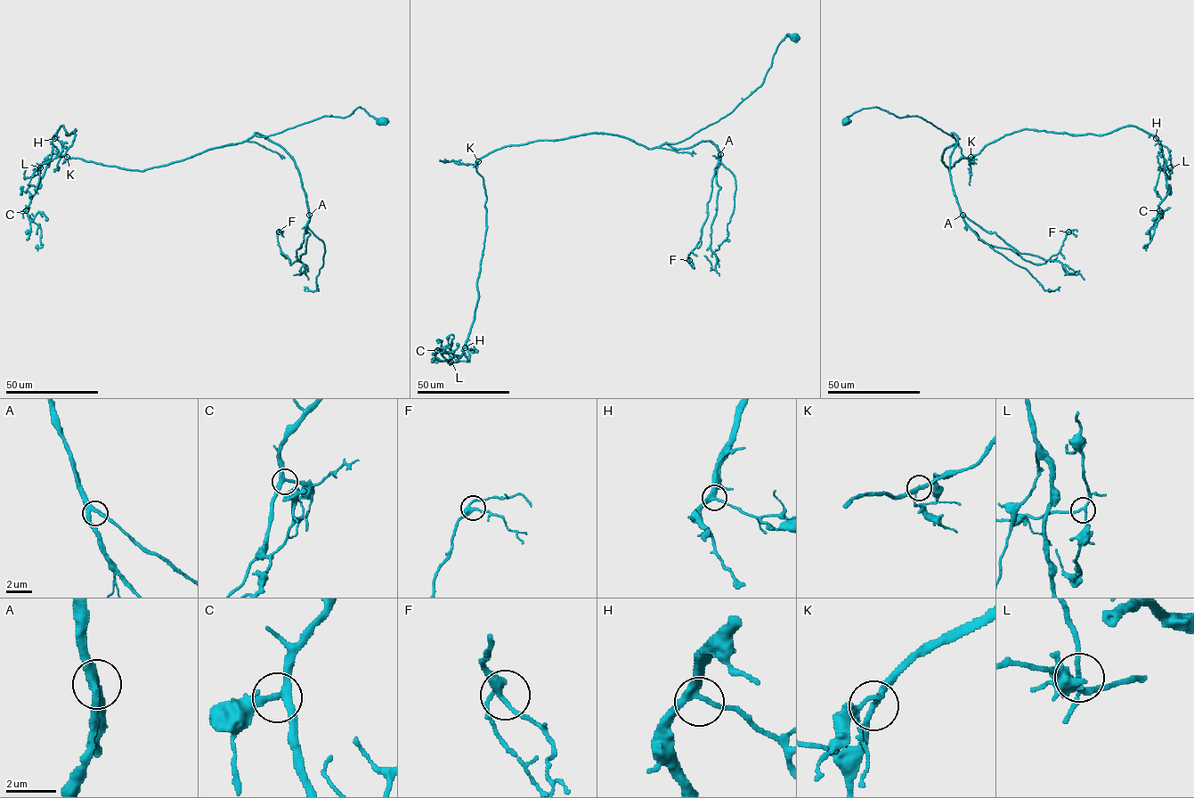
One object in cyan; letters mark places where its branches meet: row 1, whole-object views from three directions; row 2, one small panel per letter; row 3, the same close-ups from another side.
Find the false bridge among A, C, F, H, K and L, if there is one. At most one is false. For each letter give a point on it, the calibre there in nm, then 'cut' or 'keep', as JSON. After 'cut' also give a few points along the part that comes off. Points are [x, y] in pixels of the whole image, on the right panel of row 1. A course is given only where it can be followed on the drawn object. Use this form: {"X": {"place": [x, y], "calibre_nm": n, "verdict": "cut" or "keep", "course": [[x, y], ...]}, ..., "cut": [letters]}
{"A": {"place": [962, 215], "calibre_nm": 280, "verdict": "keep"}, "C": {"place": [1159, 210], "calibre_nm": 280, "verdict": "keep"}, "F": {"place": [1068, 232], "calibre_nm": 260, "verdict": "keep"}, "H": {"place": [1156, 138], "calibre_nm": 280, "verdict": "keep"}, "K": {"place": [970, 157], "calibre_nm": 200, "verdict": "keep"}, "L": {"place": [1170, 167], "calibre_nm": 170, "verdict": "keep"}, "cut": []}

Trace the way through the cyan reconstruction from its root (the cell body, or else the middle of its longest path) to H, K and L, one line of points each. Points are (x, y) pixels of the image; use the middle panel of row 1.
H: (792, 37), (759, 86), (681, 141), (648, 148), (591, 133), (483, 156), (486, 233), (465, 347)
K: (792, 37), (779, 43), (759, 86), (681, 141), (648, 148), (591, 133), (507, 146), (478, 162)
L: (792, 37), (759, 86), (681, 141), (648, 148), (591, 133), (483, 156), (478, 298), (468, 360), (450, 362)

